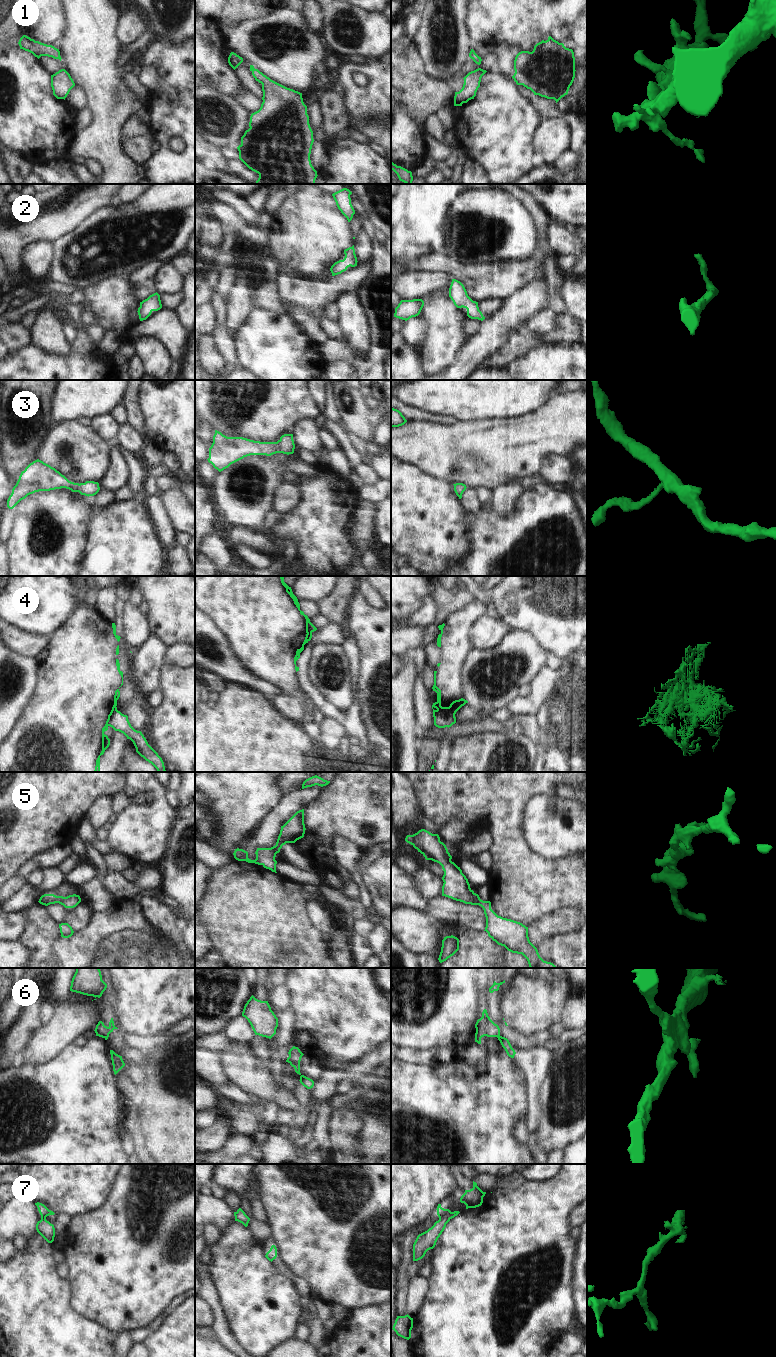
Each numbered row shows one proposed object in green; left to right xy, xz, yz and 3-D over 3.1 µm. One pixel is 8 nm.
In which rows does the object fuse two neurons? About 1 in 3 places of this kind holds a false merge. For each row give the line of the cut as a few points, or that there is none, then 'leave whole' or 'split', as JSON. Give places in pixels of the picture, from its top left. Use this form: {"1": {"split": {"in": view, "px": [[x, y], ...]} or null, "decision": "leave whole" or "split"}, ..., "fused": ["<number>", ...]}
{"1": {"split": null, "decision": "leave whole"}, "2": {"split": null, "decision": "leave whole"}, "3": {"split": null, "decision": "leave whole"}, "4": {"split": {"in": "yz", "px": [[434, 717], [439, 712], [443, 712], [455, 718]]}, "decision": "split"}, "5": {"split": null, "decision": "leave whole"}, "6": {"split": {"in": "xy", "px": [[109, 1027], [109, 1032], [105, 1038]]}, "decision": "split"}, "7": {"split": null, "decision": "leave whole"}, "fused": ["4", "6"]}

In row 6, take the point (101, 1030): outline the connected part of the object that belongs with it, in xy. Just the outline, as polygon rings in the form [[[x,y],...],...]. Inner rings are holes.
[[[99,1021],[95,1028],[96,1036],[106,1038],[109,1033],[109,1027],[105,1026],[102,1021]]]

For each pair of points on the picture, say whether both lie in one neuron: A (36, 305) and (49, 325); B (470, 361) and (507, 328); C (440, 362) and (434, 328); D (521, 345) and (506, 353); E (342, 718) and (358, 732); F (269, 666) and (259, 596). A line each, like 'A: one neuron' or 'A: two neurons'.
A: two neurons
B: one neuron
C: one neuron
D: one neuron
E: one neuron
F: one neuron

